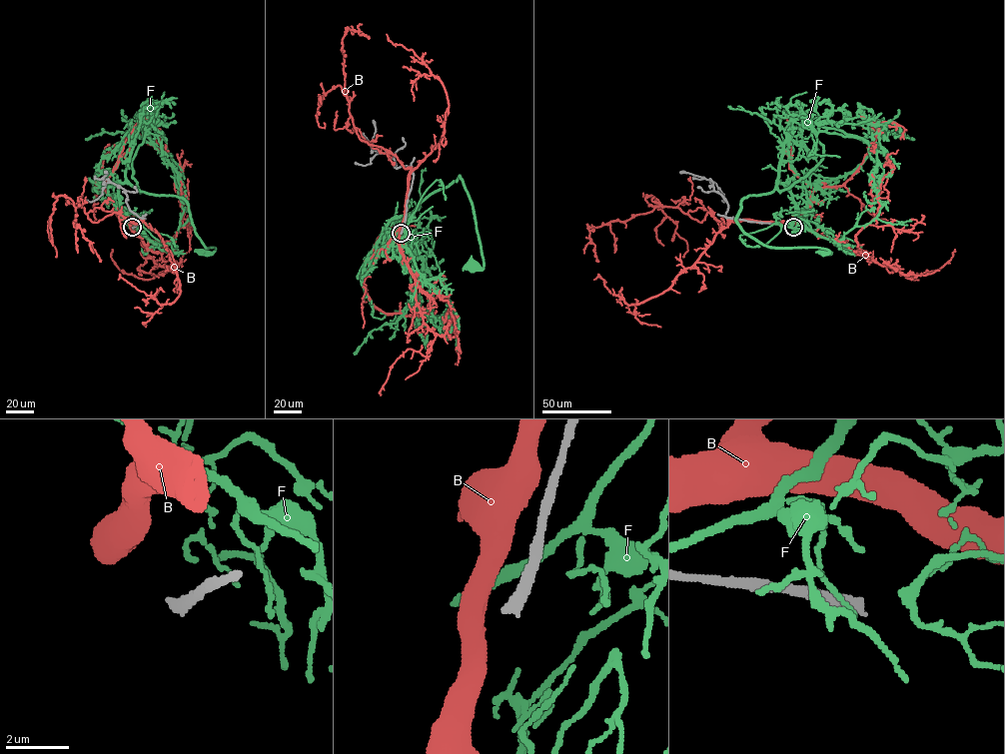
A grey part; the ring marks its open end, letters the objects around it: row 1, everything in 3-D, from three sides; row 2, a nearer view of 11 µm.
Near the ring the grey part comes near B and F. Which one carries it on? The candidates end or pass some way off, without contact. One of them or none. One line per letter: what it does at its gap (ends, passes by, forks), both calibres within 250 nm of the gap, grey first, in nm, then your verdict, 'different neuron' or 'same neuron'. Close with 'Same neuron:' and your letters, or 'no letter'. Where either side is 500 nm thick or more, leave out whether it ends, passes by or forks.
B: 400 nm thick on the grey side, 700 nm on the other; different neuron
F: it ends there; 400 nm thick on the grey side, 110 nm on the other; different neuron
Same neuron: no letter

